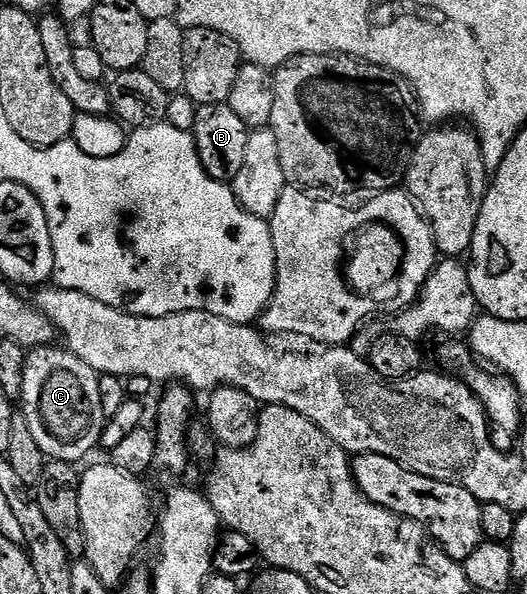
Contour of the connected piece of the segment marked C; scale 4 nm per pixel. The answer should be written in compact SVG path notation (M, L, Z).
M52 345L35 349L27 356L25 365L25 385L21 396L21 410L28 422L34 440L40 446L48 460L78 464L91 450L99 447L99 439L103 436L105 416L101 409L101 389L99 375L85 361L81 361L72 351L60 349Z

